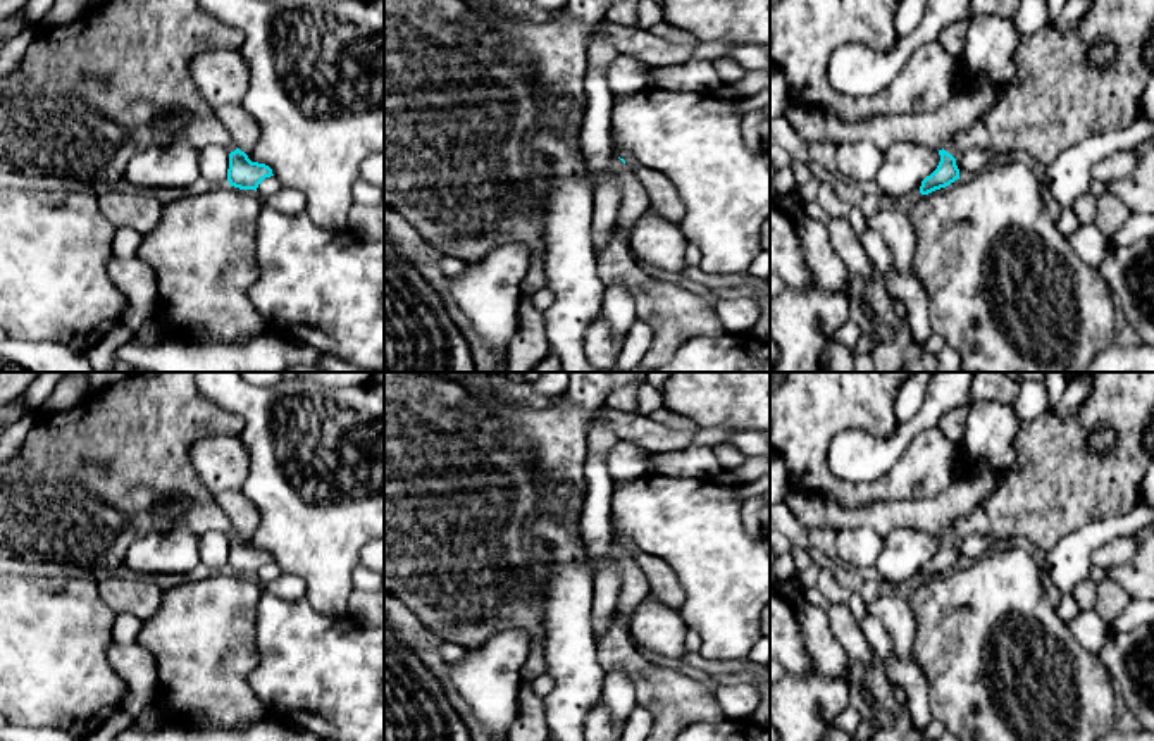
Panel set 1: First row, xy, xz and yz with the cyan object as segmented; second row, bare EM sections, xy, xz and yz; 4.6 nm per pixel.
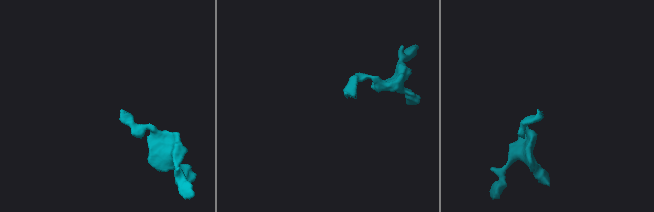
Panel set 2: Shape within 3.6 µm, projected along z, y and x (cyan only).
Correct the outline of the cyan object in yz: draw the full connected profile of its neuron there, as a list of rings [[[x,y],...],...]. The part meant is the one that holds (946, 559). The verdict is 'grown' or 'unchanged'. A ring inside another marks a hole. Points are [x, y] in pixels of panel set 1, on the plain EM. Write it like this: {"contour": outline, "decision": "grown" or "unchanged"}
{"contour": [[[1094,372],[1090,396],[1070,417],[1042,415],[1023,422],[1014,439],[1014,464],[999,472],[997,488],[982,503],[944,529],[940,548],[921,567],[920,579],[928,581],[959,565],[956,546],[971,536],[1004,545],[1025,538],[1047,551],[1089,522],[1132,512],[1144,501],[1142,484],[1151,464],[1144,438],[1152,419],[1154,372]],[[1095,429],[1114,433],[1116,446],[1111,453],[1095,453],[1087,445]]], "decision": "grown"}

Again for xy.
{"contour": [[[134,372],[64,414],[43,417],[21,450],[0,462],[0,567],[14,558],[72,564],[95,577],[107,577],[124,572],[127,550],[138,538],[183,529],[198,536],[210,531],[224,534],[229,539],[229,570],[257,577],[265,564],[274,562],[272,555],[251,548],[236,532],[215,495],[196,476],[189,457],[193,443],[202,438],[241,433],[241,417],[205,400],[193,372]]], "decision": "grown"}

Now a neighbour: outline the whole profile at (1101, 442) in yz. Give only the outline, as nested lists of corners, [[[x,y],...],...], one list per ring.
[[[1095,429],[1092,434],[1089,434],[1087,445],[1095,453],[1111,453],[1116,446],[1116,436],[1111,429]]]

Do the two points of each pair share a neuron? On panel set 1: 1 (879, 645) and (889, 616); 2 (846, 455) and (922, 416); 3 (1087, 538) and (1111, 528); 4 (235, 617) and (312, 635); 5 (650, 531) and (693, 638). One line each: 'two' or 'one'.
1: two
2: one
3: one
4: two
5: two

